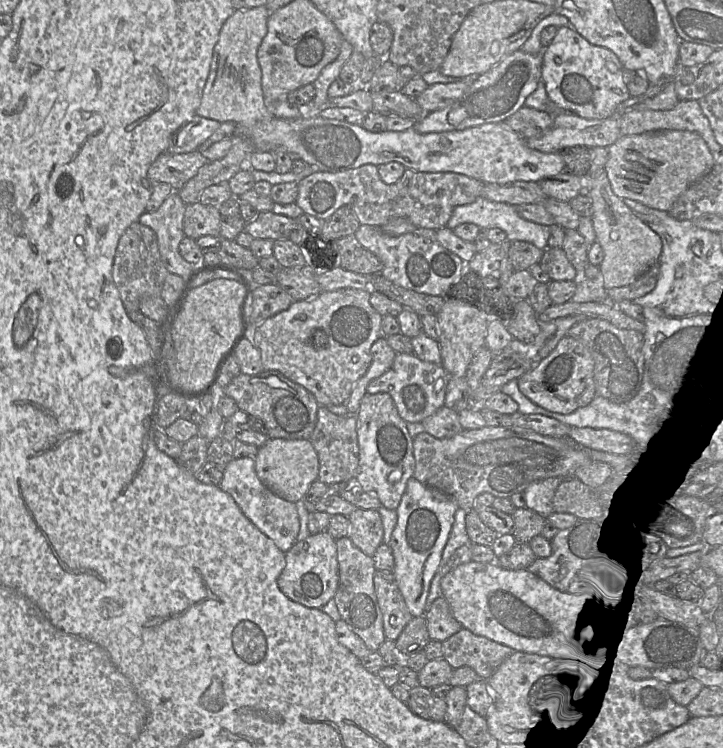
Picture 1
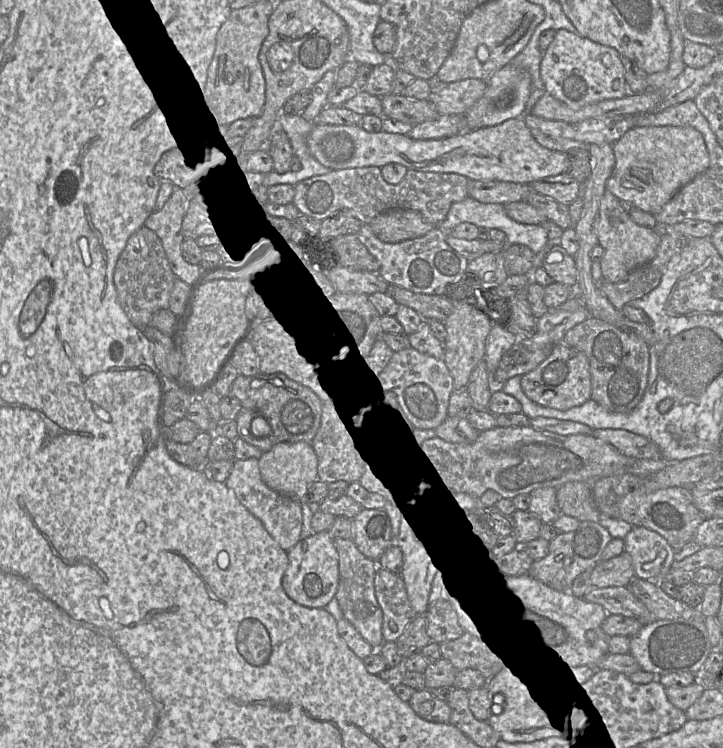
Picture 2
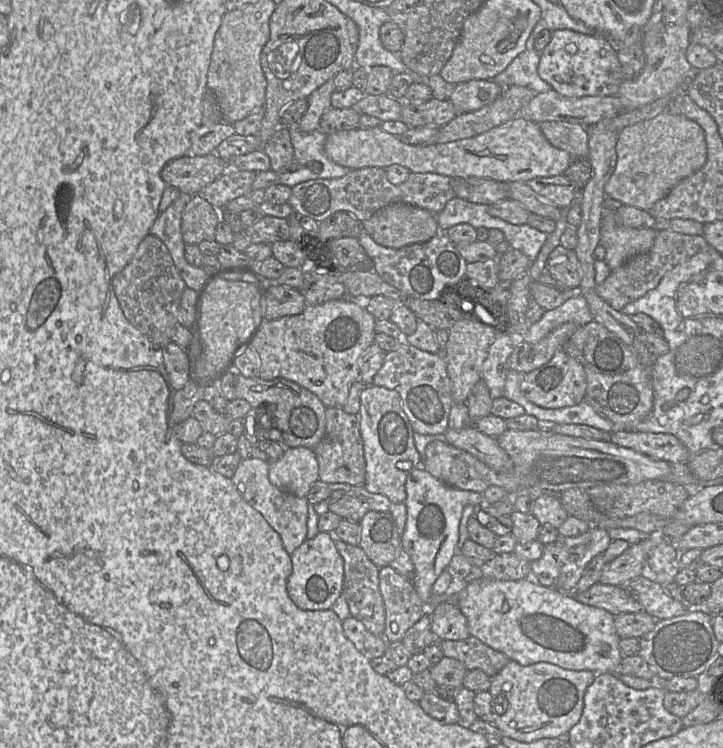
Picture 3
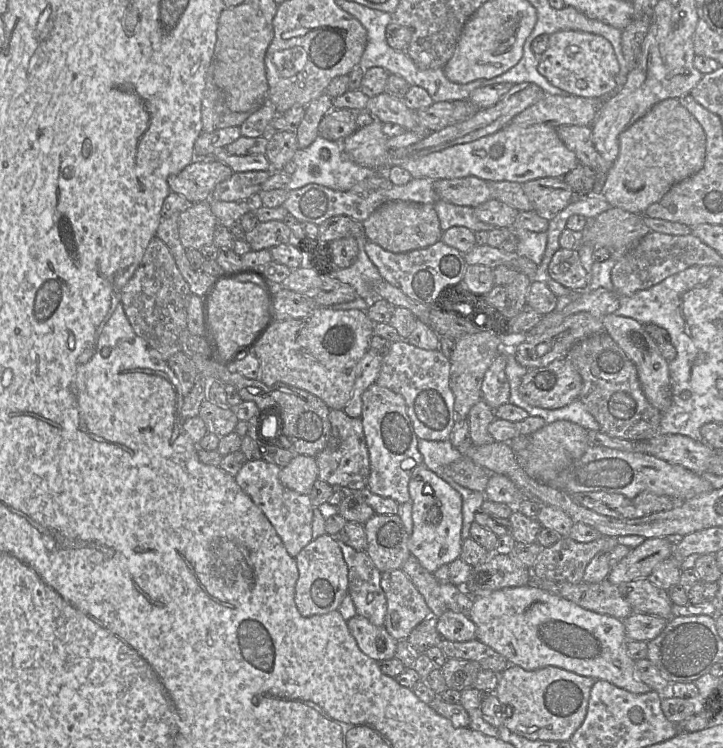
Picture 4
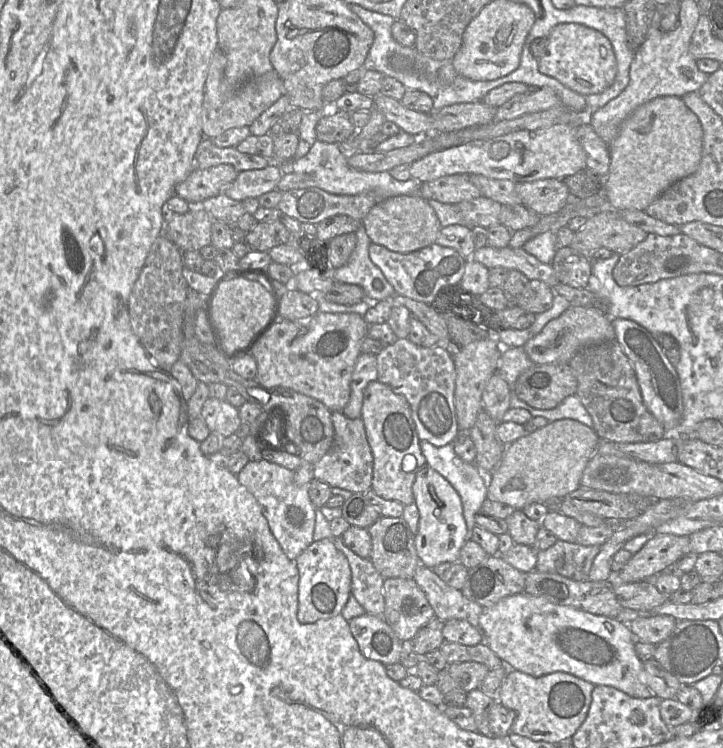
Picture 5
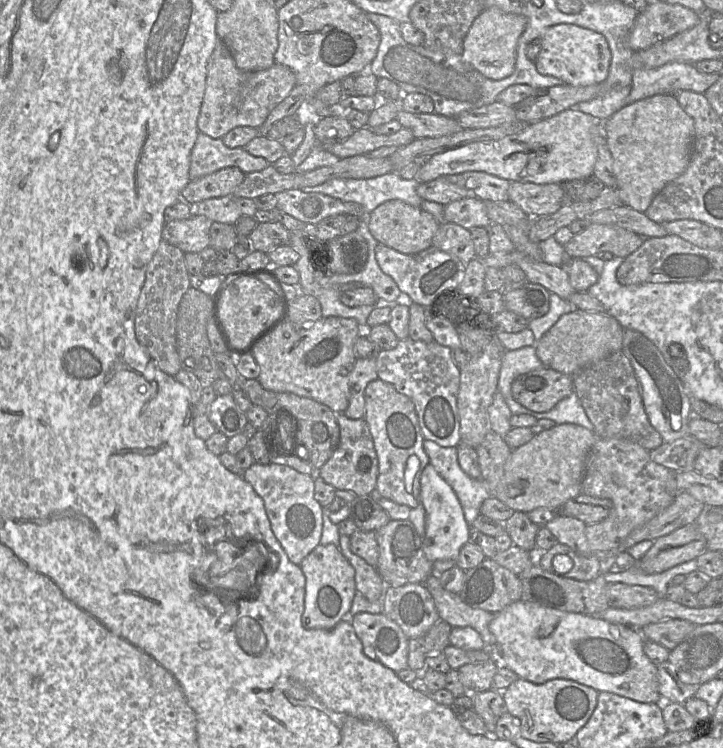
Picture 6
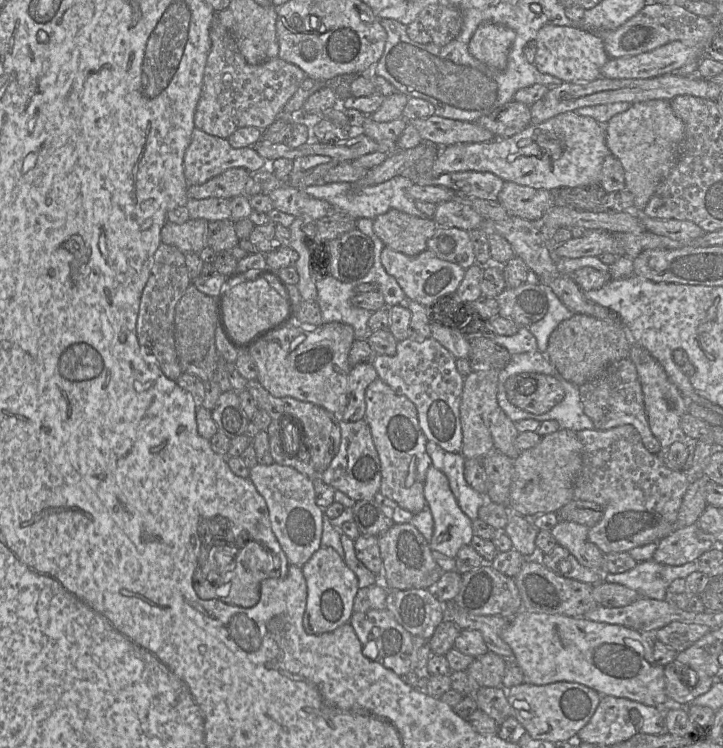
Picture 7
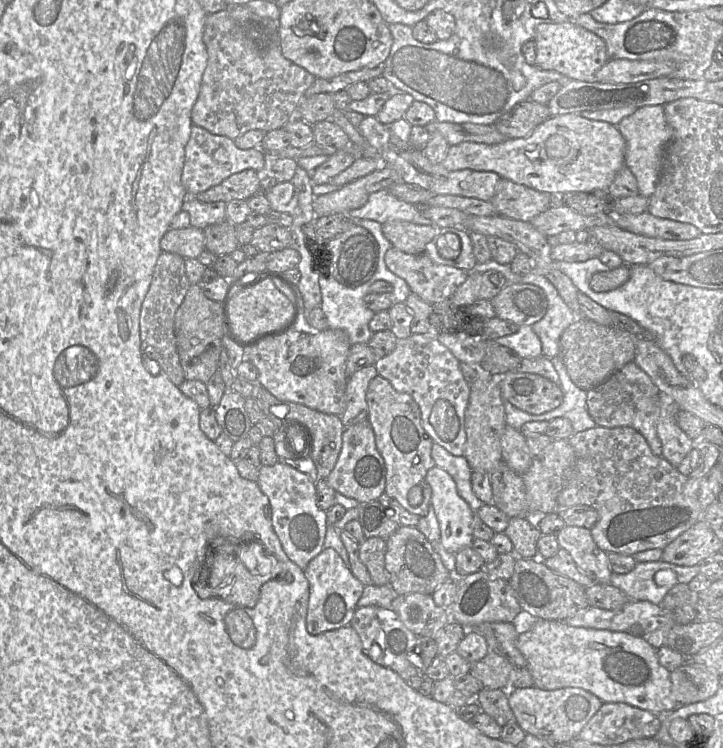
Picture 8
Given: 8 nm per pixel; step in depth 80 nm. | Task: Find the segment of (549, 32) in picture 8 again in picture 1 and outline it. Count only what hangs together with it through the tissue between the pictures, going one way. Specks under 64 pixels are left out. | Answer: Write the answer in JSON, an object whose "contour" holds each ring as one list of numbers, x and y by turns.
{"contour":[[559,27,541,57,541,80,551,104,560,111,586,119,605,119,615,116,617,106,631,97,618,57,605,47,592,45,575,29]]}

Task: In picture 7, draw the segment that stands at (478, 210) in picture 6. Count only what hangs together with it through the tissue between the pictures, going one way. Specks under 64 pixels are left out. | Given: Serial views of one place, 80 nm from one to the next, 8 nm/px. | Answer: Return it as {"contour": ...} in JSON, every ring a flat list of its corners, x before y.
{"contour":[[453,200,437,204,432,219,438,227,456,227,468,232,479,228,484,221,473,208]]}

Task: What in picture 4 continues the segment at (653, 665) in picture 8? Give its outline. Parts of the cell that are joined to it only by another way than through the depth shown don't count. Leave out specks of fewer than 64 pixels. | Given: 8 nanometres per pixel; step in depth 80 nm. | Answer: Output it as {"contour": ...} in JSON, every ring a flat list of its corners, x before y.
{"contour":[[532,583,473,598,469,617,476,625,477,639,504,656,510,665,527,671,558,667,607,681,634,694,652,690,635,674,635,661,627,653,628,638,623,620,586,610]]}

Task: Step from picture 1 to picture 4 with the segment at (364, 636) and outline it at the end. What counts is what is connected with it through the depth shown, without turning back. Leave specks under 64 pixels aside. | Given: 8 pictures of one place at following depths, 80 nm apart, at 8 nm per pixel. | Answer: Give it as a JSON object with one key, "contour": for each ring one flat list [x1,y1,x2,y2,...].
{"contour":[[338,539,348,566,348,594,351,596,357,615,376,626,384,626,387,599,381,587,382,572,375,566,366,551,356,550]]}

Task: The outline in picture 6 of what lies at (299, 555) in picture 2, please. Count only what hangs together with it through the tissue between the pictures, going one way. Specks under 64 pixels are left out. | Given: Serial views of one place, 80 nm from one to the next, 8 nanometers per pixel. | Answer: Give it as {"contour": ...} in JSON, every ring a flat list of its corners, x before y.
{"contour":[[319,544,299,565,305,576,302,625,306,629,331,629,348,618,356,594,355,570,334,544]]}

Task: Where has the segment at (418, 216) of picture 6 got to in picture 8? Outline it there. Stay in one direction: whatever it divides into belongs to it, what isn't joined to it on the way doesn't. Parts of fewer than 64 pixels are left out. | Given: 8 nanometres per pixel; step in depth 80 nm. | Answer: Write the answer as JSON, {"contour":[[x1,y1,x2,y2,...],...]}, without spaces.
{"contour":[[402,220,382,224,382,231,392,247,415,255,424,253,426,245,436,235,436,230,432,225,421,225]]}

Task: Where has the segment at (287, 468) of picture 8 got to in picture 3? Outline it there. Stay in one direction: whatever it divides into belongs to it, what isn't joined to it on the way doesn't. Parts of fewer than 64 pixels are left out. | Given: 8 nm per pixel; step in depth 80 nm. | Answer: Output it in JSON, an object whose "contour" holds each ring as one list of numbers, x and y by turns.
{"contour":[[258,458,242,459,233,477,232,483,240,496,279,534,286,552,291,554,307,539,308,501,284,492,269,480,270,461]]}

